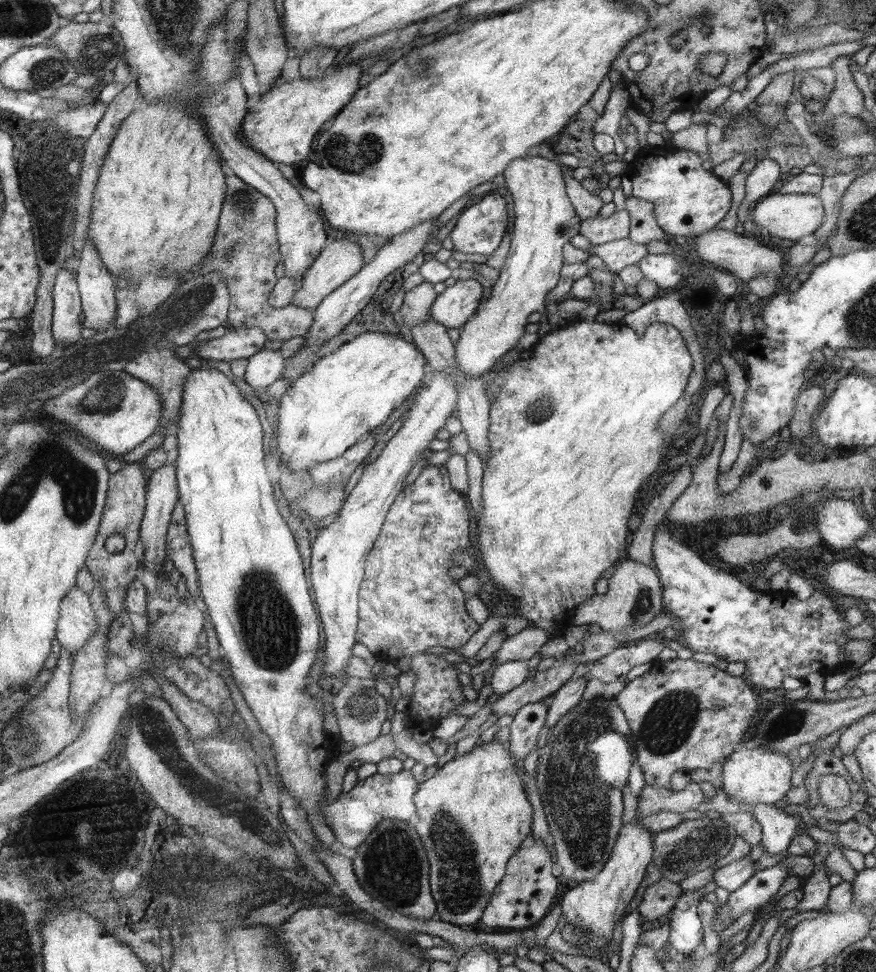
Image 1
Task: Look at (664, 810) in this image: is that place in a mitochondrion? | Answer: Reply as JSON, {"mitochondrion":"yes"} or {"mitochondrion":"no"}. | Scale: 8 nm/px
{"mitochondrion":"no"}

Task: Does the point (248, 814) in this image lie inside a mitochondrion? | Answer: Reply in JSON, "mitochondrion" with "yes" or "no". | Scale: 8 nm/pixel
{"mitochondrion":"no"}

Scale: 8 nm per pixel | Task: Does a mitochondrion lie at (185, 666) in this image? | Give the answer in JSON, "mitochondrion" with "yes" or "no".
{"mitochondrion":"no"}

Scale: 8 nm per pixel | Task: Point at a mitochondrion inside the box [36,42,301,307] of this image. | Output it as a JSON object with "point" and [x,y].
{"point":[243,202]}

